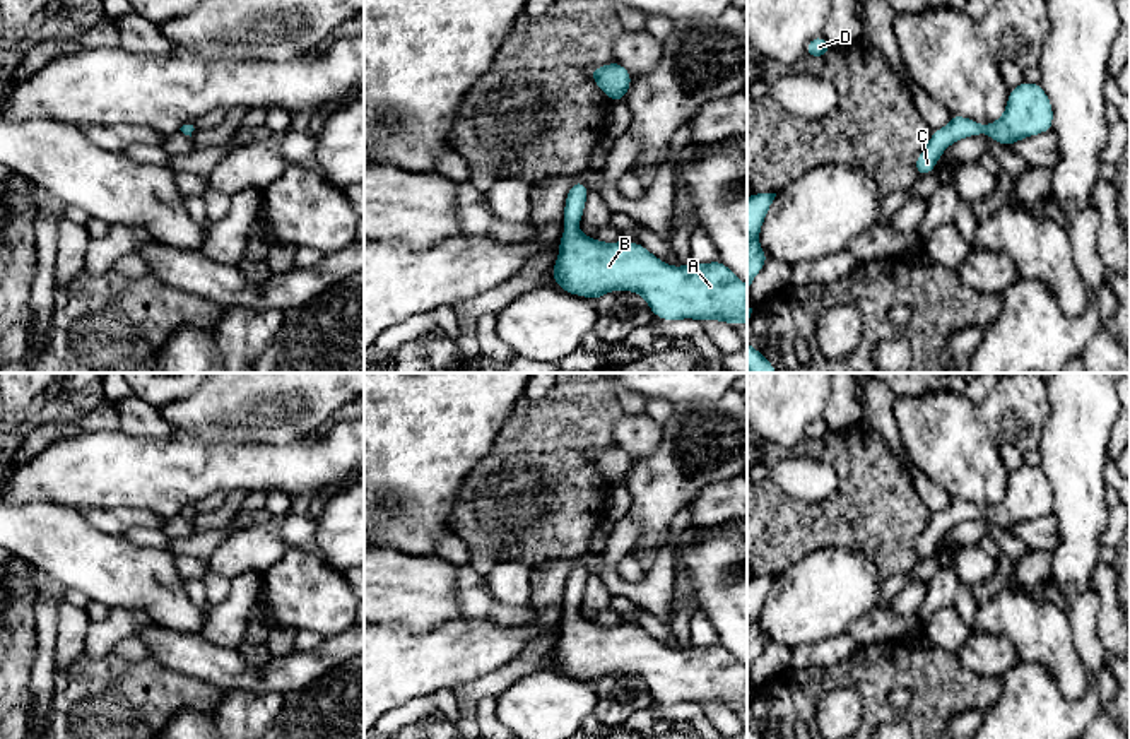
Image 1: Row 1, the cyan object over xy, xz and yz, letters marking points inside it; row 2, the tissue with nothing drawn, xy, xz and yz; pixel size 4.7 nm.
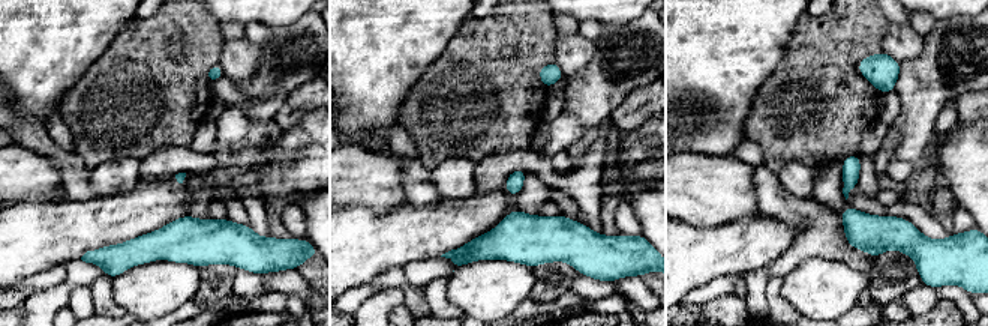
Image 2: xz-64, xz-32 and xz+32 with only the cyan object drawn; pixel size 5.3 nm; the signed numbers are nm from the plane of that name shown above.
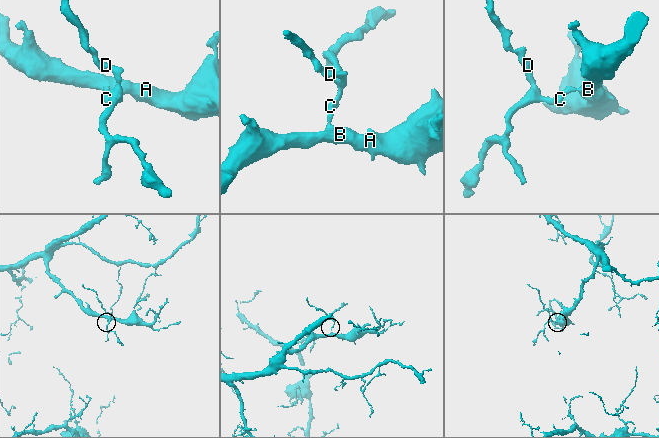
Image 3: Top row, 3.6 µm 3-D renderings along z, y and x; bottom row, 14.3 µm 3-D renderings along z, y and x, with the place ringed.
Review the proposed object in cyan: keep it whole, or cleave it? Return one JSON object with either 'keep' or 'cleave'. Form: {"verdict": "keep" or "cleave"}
{"verdict": "keep"}

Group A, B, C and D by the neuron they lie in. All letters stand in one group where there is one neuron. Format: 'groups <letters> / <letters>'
groups A B C D

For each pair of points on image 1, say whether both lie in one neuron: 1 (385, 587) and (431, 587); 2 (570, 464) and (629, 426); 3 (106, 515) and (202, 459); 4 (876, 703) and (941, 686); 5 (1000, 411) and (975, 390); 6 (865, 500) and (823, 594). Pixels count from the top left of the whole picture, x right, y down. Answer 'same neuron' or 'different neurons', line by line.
1: same neuron
2: different neurons
3: different neurons
4: same neuron
5: different neurons
6: different neurons

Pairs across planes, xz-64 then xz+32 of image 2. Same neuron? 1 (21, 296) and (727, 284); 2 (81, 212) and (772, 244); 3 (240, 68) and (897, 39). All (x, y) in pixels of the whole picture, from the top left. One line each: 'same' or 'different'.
1: same
2: same
3: same

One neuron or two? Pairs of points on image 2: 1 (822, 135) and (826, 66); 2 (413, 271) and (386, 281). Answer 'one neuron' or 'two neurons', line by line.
1: one neuron
2: two neurons

